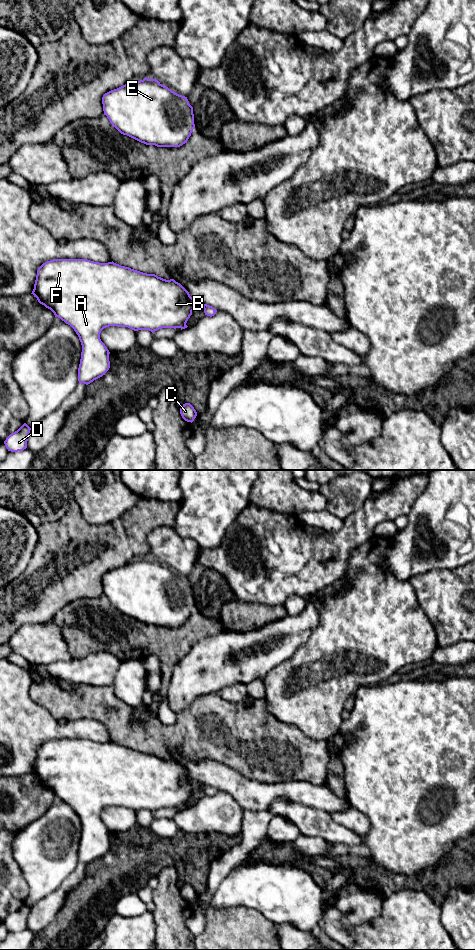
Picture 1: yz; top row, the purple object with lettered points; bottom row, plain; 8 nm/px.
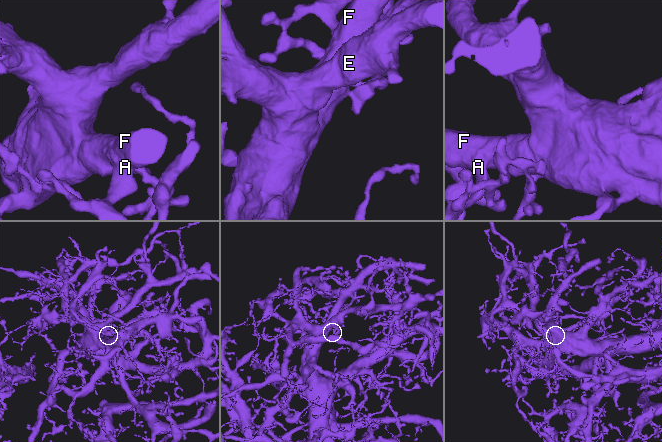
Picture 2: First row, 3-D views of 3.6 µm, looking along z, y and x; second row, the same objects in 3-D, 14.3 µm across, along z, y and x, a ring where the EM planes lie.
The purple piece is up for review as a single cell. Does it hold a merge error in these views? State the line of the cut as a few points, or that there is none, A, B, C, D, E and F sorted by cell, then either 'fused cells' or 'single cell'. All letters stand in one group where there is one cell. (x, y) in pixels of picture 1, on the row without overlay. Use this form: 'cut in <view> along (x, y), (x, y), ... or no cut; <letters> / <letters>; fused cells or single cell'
no cut; A B C D E F; single cell

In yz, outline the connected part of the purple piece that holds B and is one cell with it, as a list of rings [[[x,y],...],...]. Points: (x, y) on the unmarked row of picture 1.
[[[53,739],[43,743],[37,750],[32,773],[38,782],[50,789],[55,797],[70,805],[82,825],[78,848],[78,861],[86,865],[102,857],[110,848],[109,830],[100,819],[101,811],[109,806],[128,807],[134,811],[149,810],[152,813],[162,808],[185,809],[192,791],[201,786],[207,796],[217,792],[212,786],[194,780],[189,772],[174,759],[166,760],[155,754],[143,753],[112,742],[99,743],[87,739]]]

